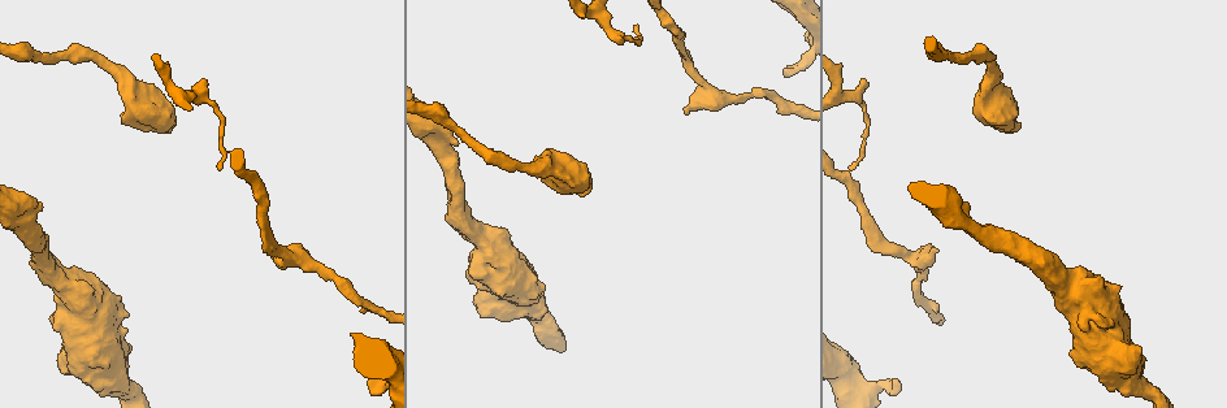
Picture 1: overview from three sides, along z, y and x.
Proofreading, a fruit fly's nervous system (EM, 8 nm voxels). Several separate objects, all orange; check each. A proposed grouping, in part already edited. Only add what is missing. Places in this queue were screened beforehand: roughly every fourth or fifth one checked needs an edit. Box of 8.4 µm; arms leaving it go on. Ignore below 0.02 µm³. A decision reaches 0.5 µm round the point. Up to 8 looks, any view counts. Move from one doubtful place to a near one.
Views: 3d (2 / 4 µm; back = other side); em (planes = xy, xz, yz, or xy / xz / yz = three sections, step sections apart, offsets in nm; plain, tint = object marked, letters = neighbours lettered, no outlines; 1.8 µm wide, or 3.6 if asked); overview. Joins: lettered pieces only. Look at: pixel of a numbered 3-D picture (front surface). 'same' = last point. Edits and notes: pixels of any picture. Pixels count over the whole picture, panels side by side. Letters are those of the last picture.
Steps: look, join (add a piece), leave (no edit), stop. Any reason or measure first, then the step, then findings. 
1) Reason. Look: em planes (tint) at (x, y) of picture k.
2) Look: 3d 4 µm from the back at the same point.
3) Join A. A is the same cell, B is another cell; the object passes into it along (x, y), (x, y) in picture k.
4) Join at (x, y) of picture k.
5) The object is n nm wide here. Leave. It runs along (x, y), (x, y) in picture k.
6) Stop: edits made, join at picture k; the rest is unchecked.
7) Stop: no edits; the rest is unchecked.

Look: em yz step 4 (tint) at (509, 261) of picture 1.

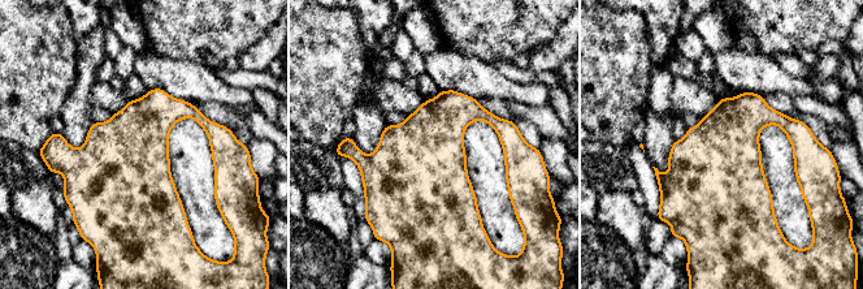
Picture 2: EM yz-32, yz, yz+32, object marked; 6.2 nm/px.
Look: em planes (tint) at the same point.

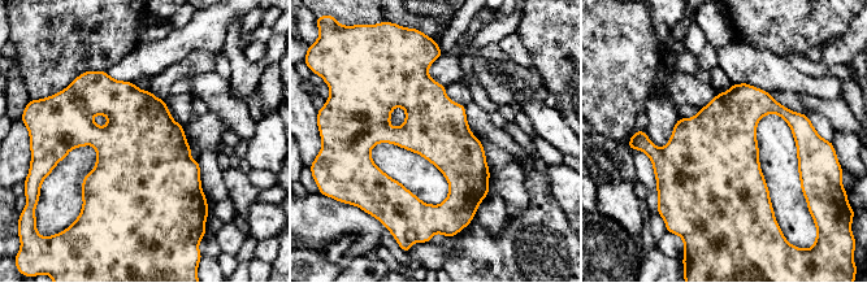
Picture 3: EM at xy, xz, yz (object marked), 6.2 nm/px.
What lies round it. Look: em planes (letters) at the same point.

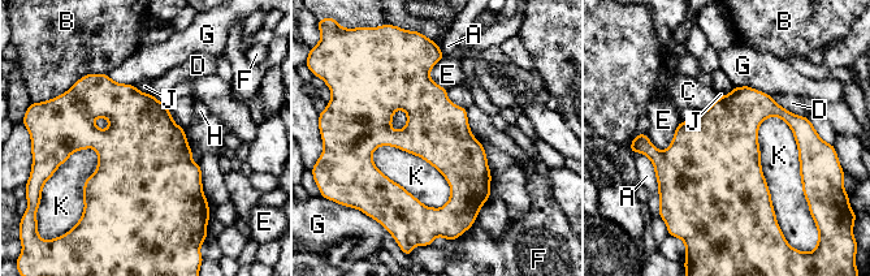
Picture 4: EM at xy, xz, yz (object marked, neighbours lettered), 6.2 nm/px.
Leave. A, B, C, D, E, F, G, H, J and K are other cells; a border runs along (773, 115), (758, 149), (775, 218) in picture 4; none of them fits.

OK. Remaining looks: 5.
Free end. Look: em planes (letters) at (782, 70) of picture 1.

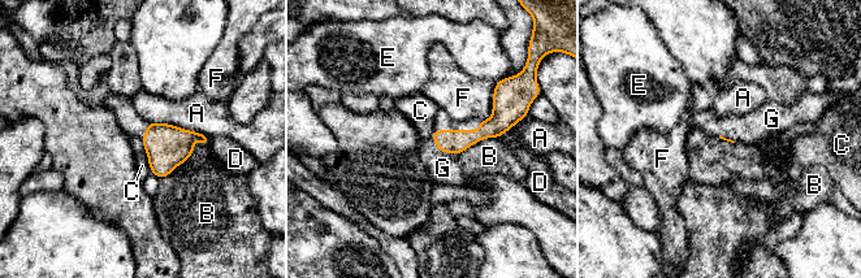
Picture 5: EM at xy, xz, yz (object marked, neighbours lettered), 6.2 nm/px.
Join G. G is the same cell, A, B, C, D, E and F are other cells; the object passes into it along (448, 140), (448, 152), (442, 168) in picture 5; it goes on there.

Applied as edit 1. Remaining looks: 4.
Stop: edits made, join at picture 5; the rest is unchecked.

